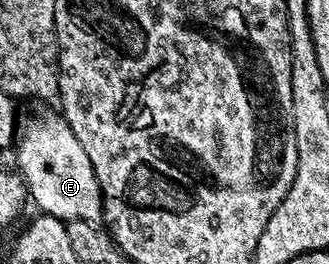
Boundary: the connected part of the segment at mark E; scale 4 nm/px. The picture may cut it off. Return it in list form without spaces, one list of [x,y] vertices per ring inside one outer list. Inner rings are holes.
[[[55,109],[44,110],[38,118],[23,123],[18,138],[16,162],[18,173],[28,188],[28,198],[41,214],[49,214],[65,224],[69,222],[99,223],[104,217],[104,197],[94,174],[94,164],[86,156],[86,148],[78,144],[78,136],[68,127],[68,121]]]

